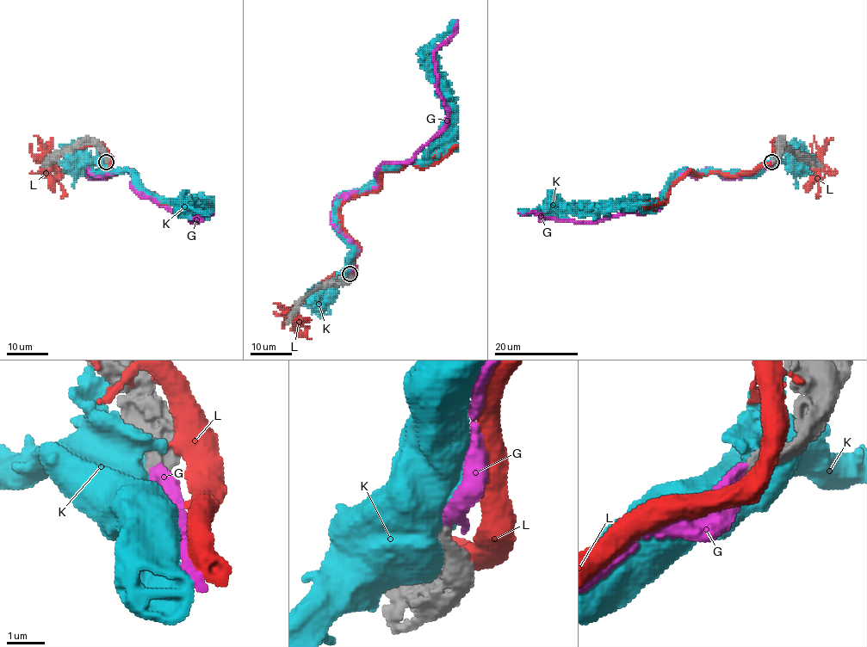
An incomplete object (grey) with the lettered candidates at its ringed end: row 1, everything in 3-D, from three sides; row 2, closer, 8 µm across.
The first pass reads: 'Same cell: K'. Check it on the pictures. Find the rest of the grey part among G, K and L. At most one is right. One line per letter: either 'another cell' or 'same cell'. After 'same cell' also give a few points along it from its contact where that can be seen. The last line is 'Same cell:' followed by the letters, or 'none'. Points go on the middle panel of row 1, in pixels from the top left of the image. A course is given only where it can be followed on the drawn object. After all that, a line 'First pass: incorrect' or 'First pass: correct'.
G: same cell | via (349, 274), (356, 248), (332, 202), (371, 189), (381, 165), (408, 162), (445, 123), (433, 53), (458, 20)
K: another cell
L: another cell
Same cell: G
First pass: incorrect

